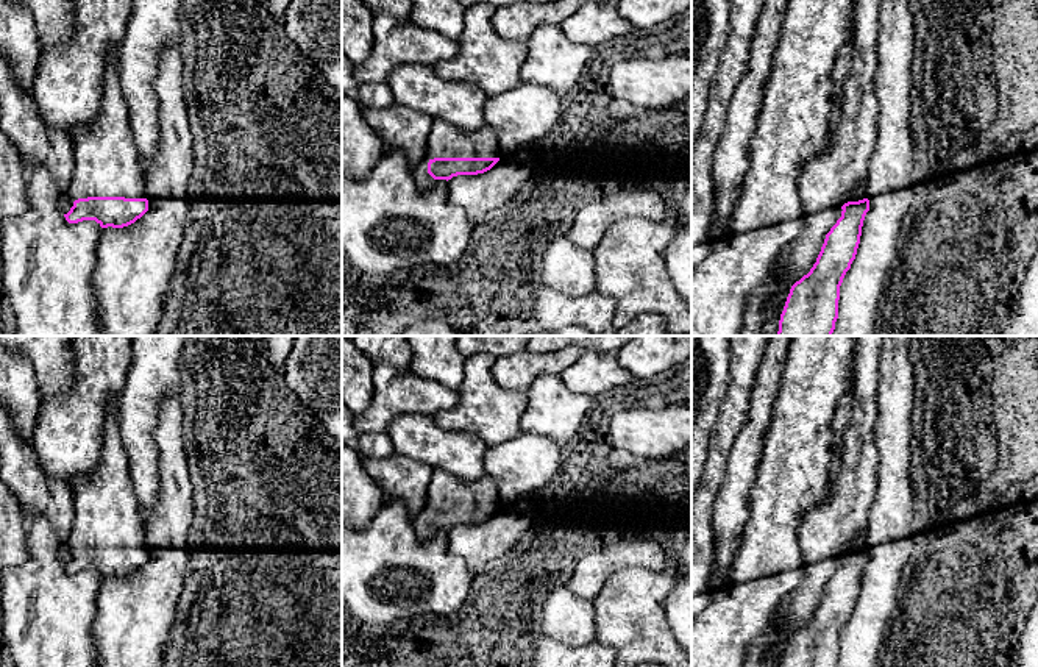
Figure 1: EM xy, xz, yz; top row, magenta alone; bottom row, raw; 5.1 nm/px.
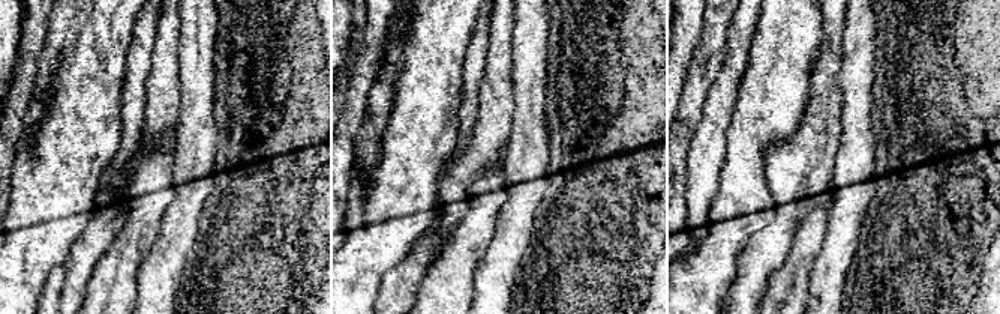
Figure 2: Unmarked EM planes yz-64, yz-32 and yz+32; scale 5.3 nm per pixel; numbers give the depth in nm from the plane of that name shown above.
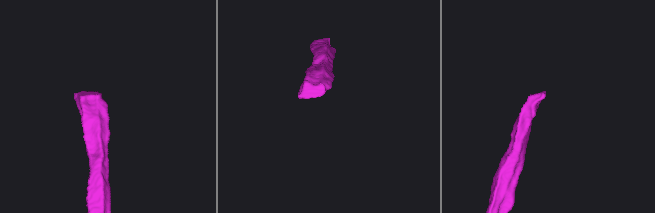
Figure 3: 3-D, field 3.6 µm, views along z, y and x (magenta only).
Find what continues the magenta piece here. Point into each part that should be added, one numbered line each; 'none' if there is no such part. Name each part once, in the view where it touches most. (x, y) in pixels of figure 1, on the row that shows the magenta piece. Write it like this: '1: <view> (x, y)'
1: xz (445, 141)

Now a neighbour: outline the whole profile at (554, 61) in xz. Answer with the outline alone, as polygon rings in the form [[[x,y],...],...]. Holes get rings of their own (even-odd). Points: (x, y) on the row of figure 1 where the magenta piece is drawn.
[[[559,25],[537,27],[526,41],[528,58],[520,69],[521,83],[534,83],[568,97],[578,89],[595,53],[570,41]]]

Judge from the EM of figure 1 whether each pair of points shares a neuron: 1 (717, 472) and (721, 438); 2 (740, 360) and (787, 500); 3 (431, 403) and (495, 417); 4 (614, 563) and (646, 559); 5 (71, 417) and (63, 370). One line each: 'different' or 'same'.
1: same
2: different
3: different
4: same
5: different

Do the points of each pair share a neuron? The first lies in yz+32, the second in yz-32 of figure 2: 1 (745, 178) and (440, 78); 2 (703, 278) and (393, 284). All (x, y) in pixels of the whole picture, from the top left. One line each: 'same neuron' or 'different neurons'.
1: same neuron
2: different neurons

